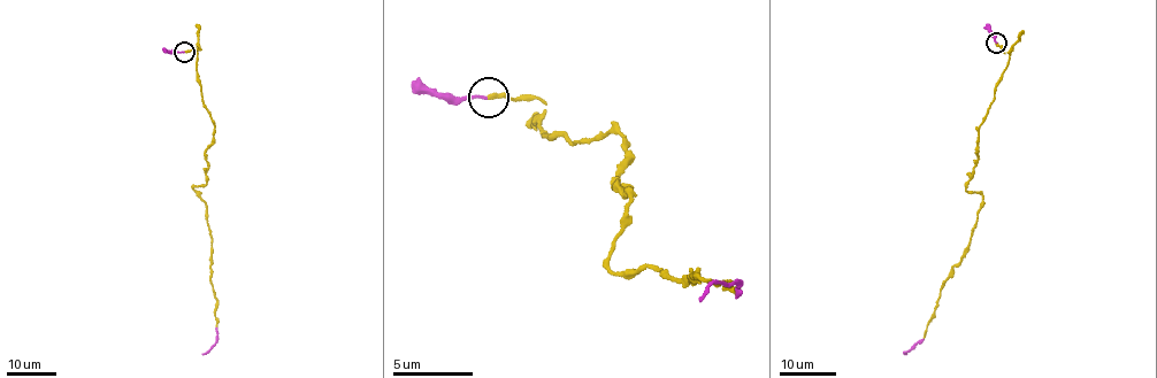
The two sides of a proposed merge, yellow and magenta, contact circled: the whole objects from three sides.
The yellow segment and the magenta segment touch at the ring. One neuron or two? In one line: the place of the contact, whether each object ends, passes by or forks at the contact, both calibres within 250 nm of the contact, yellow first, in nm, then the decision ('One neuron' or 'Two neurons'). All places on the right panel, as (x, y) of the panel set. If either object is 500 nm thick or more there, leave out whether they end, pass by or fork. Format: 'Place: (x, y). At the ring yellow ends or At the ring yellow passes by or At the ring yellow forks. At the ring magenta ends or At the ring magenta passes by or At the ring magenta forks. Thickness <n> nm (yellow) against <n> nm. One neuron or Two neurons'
Place: (996, 43). At the ring yellow ends. At the ring magenta ends. Thickness 320 nm (yellow) against 180 nm. One neuron

